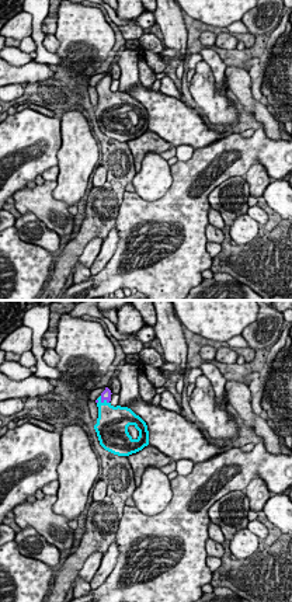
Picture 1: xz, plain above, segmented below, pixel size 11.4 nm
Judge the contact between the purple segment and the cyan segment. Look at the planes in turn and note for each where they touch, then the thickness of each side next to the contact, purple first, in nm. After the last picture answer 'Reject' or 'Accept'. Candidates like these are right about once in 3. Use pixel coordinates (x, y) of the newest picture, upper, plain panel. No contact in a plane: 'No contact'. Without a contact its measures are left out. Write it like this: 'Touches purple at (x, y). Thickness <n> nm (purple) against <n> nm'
Touches purple at (103, 86). Thickness 120 nm (purple) against 320 nm

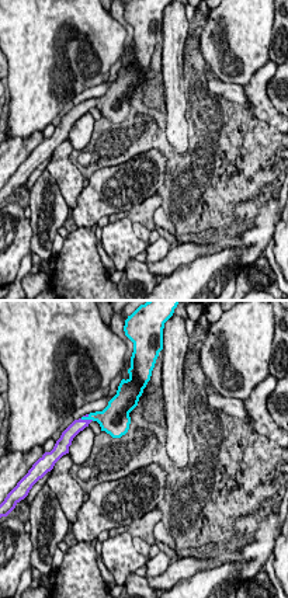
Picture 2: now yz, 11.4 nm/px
Touches purple at (87, 105). Thickness 140 nm (purple) against 240 nm

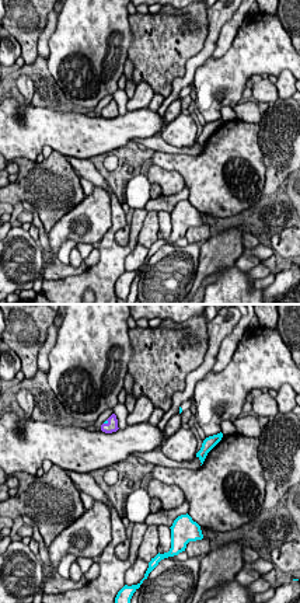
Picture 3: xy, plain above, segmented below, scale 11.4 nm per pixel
Touches purple at (105, 110). Thickness 130 nm (purple) against 30 nm

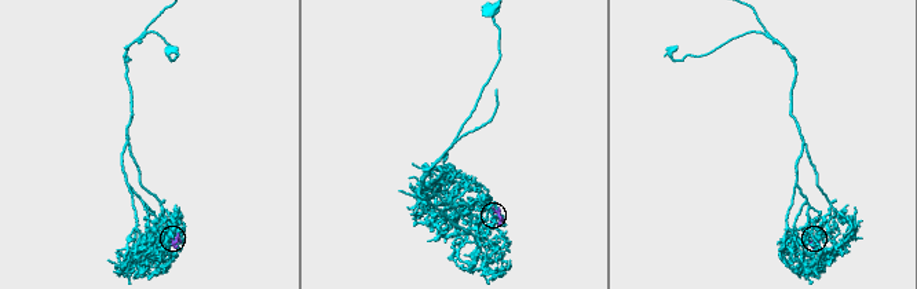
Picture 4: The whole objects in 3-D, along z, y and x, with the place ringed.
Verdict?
Accept

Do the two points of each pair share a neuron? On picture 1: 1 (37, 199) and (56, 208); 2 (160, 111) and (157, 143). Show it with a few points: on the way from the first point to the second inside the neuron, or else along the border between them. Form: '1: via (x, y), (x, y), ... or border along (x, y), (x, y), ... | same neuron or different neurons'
1: via (41, 202), (47, 208), (52, 208) | same neuron
2: border along (149, 129), (173, 145) | different neurons

